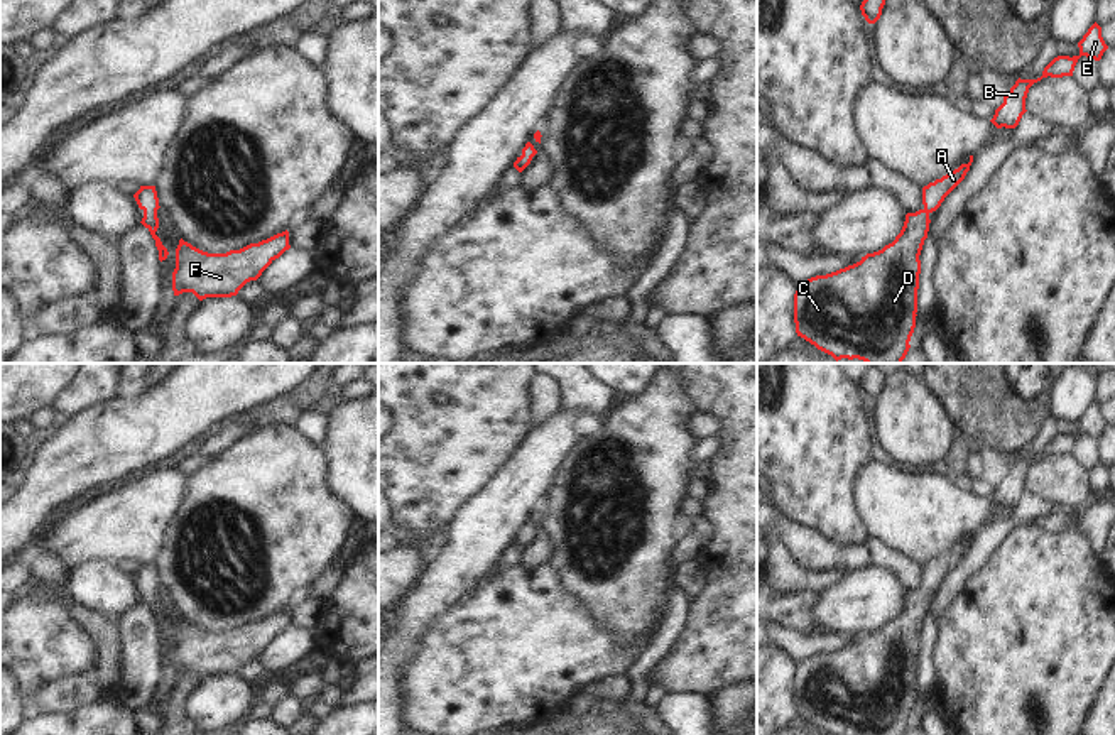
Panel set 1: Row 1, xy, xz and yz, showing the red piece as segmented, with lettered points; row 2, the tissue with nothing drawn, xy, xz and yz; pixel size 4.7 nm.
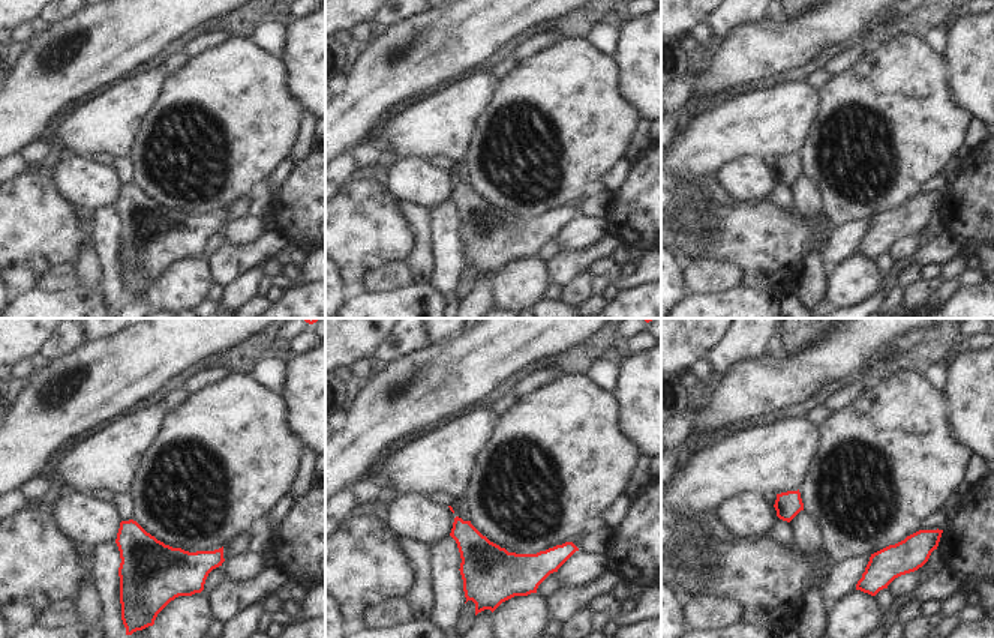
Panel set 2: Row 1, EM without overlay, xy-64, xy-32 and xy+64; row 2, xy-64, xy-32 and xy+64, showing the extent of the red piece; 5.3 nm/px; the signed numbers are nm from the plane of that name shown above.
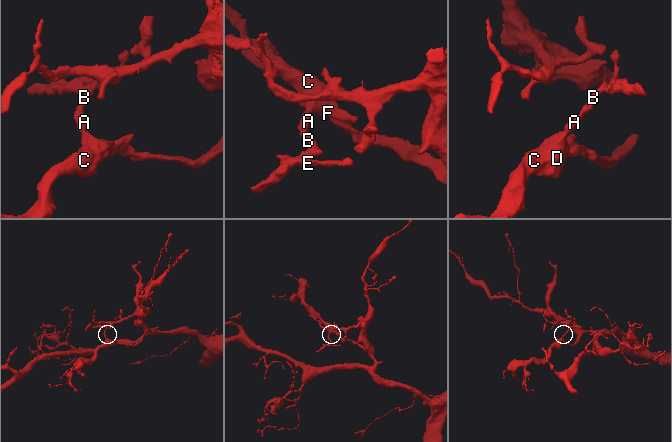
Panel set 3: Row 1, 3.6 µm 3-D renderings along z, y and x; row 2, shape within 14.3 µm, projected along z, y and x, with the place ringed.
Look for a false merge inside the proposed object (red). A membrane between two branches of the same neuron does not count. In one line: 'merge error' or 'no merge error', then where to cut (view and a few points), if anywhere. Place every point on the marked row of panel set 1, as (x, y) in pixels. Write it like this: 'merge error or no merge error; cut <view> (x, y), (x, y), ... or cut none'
no merge error; cut none

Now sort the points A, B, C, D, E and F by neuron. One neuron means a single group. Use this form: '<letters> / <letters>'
A B C D E F

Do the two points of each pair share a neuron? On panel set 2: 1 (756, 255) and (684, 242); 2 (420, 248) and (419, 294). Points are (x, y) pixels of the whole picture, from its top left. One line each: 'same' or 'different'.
1: same
2: different

